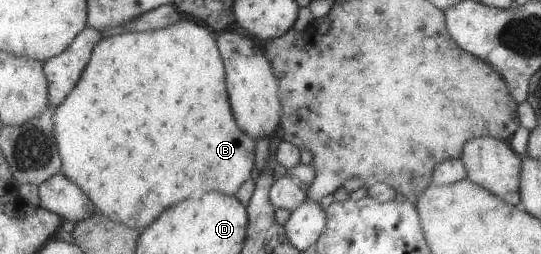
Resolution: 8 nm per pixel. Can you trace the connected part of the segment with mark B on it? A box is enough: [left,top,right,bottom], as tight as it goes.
[54,17,256,230]

